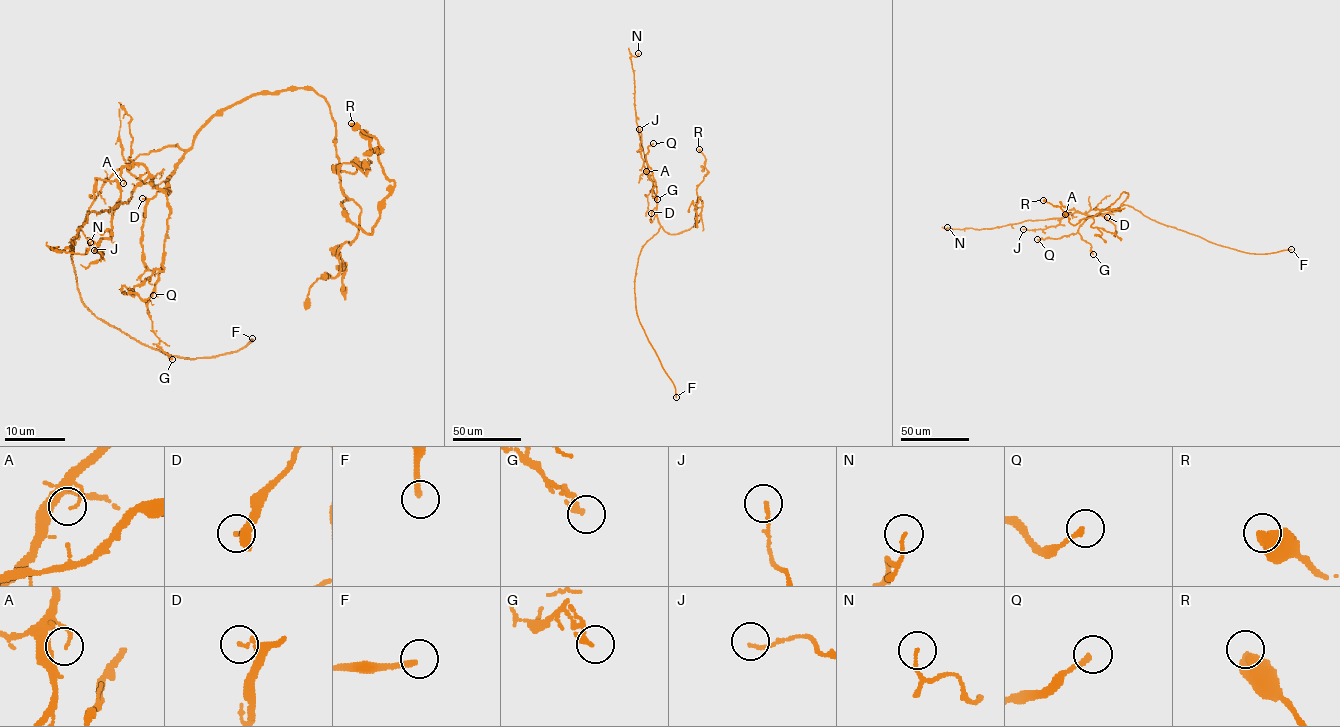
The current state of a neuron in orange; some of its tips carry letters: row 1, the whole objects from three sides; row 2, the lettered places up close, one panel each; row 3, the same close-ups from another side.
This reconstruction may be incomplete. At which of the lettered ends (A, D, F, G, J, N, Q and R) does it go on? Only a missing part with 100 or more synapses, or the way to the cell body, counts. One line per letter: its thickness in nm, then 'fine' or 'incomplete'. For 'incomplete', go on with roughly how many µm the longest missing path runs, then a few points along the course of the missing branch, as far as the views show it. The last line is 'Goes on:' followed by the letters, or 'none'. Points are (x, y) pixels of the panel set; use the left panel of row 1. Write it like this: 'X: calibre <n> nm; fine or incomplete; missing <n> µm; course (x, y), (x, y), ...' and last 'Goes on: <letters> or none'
A: calibre 110 nm; fine
D: calibre 120 nm; fine
F: calibre 240 nm; incomplete; missing 50 µm; course (252, 338), (254, 335), (245, 334), (228, 362), (221, 367), (201, 370), (195, 364), (190, 365)
G: calibre 180 nm; fine
J: calibre 130 nm; fine
N: calibre 120 nm; fine
Q: calibre 180 nm; fine
R: calibre 550 nm; fine
Goes on: F

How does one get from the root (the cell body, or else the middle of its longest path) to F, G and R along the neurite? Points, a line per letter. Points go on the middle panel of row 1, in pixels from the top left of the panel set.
F: (658, 231), (646, 242), (638, 257), (634, 280), (635, 308), (647, 339), (674, 385), (676, 397)
G: (658, 231), (655, 184), (652, 195), (657, 199)
R: (658, 231), (662, 226), (668, 233), (675, 234), (694, 225), (696, 188), (708, 172), (705, 157), (699, 149)

